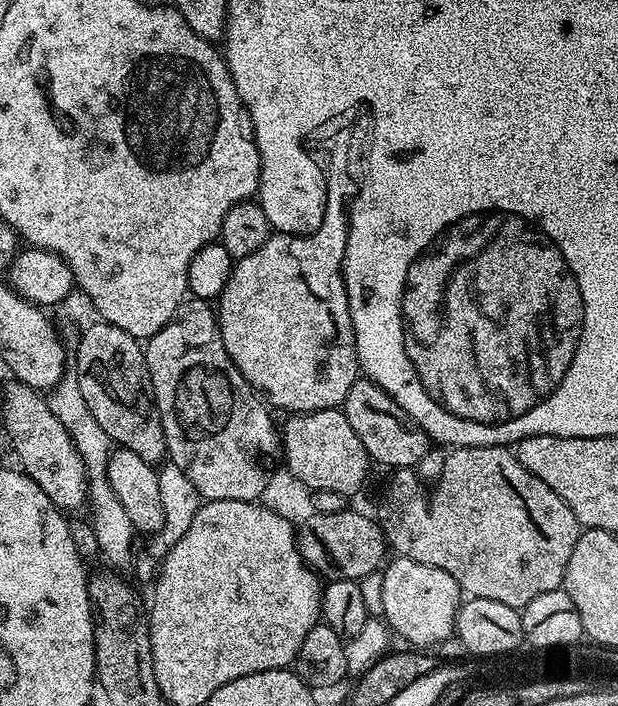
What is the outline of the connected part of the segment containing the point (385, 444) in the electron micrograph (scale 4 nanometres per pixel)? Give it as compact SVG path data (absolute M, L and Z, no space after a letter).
M358 378L354 386L350 386L350 394L346 394L342 410L354 426L354 434L358 434L358 442L366 450L369 461L385 464L388 470L397 468L415 469L421 458L429 451L430 441L422 429L416 427L408 415L378 386L373 380Z

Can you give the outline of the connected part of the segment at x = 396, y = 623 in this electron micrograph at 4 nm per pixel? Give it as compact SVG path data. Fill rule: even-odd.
M396 556L387 561L379 579L382 582L382 620L395 635L397 632L408 643L405 645L424 650L432 646L428 644L440 644L453 635L462 593L458 582L454 582L446 570L438 570L438 566L422 566L422 562Z

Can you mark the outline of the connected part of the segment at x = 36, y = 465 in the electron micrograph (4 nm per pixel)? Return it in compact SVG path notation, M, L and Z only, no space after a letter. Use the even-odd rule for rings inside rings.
M12 382L4 392L4 428L20 459L19 467L42 486L42 494L61 512L79 513L79 508L88 504L88 472L66 426L54 418L47 399L35 388Z

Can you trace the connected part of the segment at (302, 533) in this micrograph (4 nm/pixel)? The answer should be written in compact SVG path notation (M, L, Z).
M345 510L338 514L312 512L309 520L298 528L298 547L305 564L328 580L363 580L377 573L385 563L384 531L379 523L360 512Z

